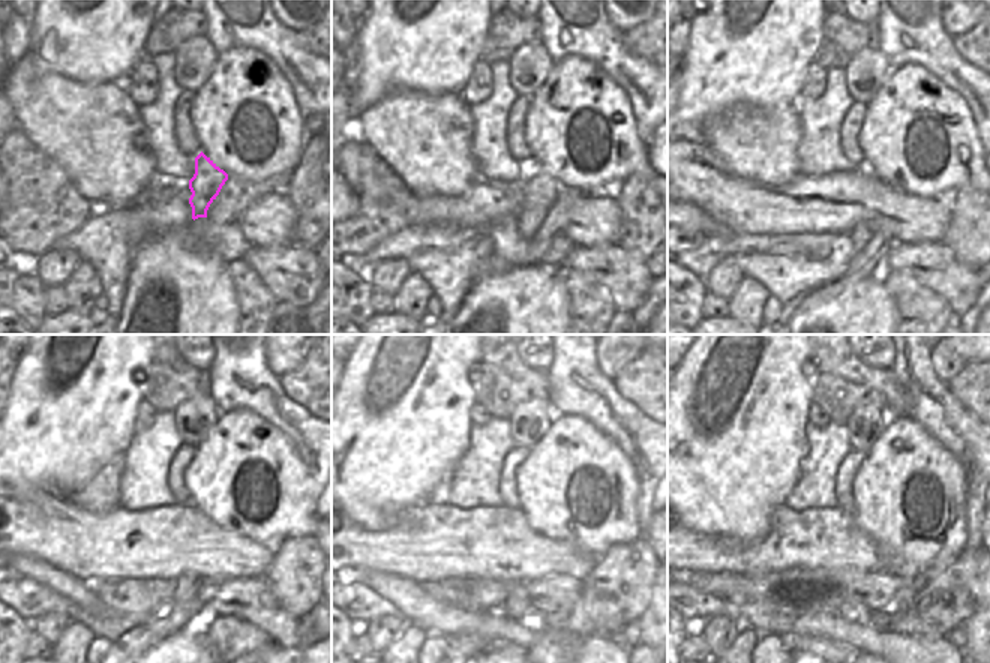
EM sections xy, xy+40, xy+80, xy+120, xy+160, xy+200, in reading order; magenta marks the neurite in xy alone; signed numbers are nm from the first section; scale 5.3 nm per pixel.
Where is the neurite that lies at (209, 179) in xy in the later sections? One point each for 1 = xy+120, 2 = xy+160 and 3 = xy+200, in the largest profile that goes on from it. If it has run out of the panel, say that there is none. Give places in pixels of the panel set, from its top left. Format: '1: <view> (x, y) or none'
1: xy+120 (186, 585)
2: xy+160 (516, 606)
3: xy+200 (852, 611)

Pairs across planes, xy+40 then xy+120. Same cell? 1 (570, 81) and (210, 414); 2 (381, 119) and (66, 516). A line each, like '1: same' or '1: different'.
1: different
2: different

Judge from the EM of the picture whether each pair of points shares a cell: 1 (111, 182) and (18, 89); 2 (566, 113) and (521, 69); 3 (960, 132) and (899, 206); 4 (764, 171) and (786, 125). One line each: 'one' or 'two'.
1: one
2: two
3: two
4: one

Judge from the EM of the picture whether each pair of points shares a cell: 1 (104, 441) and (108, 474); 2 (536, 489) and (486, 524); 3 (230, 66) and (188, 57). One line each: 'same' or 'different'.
1: different
2: different
3: different

